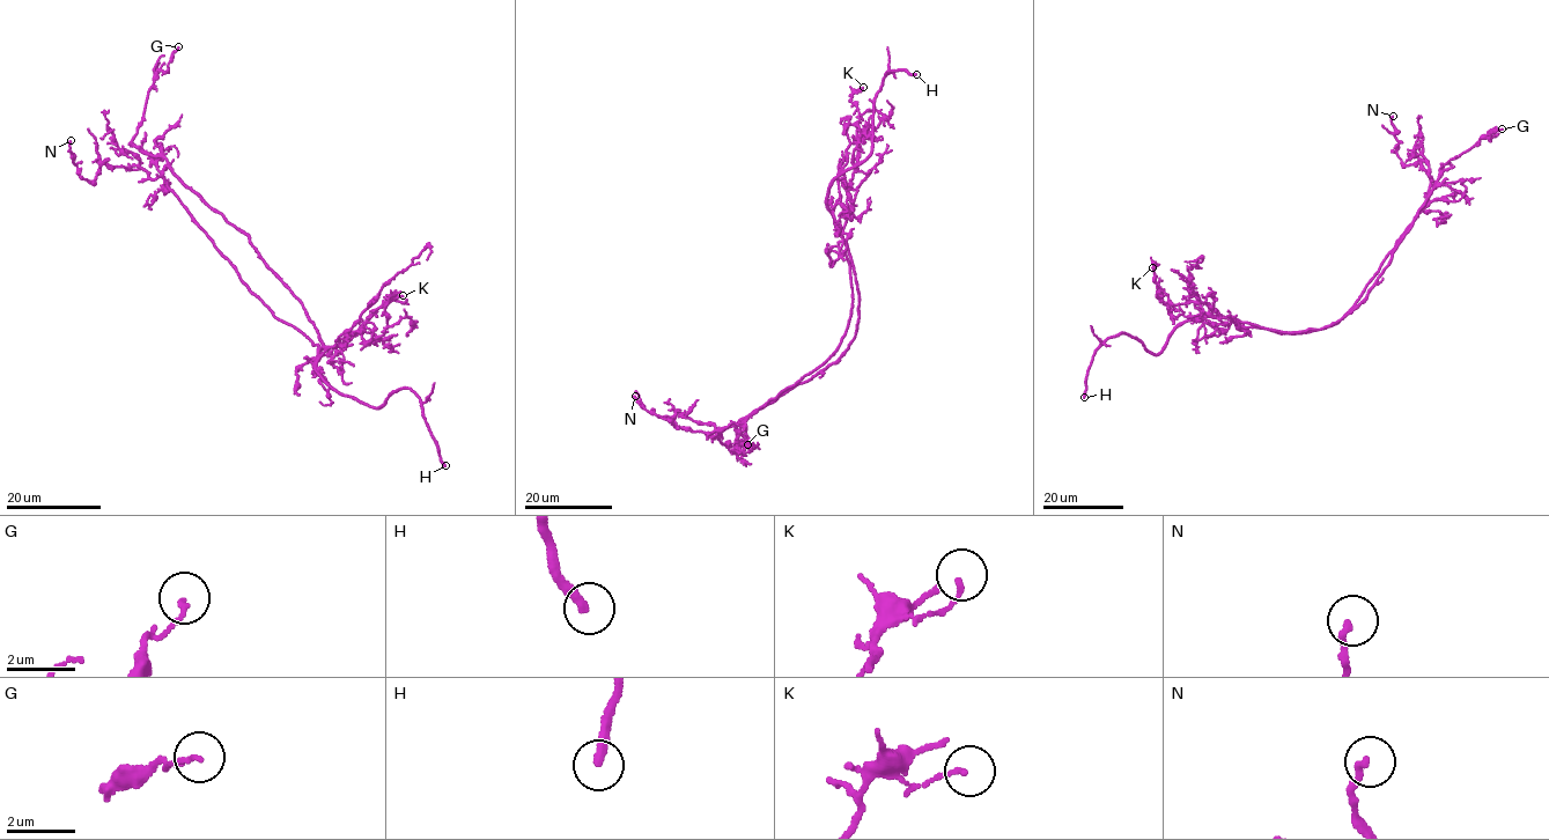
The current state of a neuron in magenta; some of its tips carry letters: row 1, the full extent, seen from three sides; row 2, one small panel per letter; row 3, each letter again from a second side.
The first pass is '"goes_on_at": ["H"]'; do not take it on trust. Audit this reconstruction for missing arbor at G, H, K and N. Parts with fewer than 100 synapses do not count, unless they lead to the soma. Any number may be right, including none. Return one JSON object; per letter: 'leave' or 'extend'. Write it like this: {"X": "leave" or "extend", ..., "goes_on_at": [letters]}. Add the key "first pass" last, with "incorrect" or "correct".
{"G": "leave", "H": "extend", "K": "leave", "N": "leave", "goes_on_at": ["H"], "first pass": "correct"}

